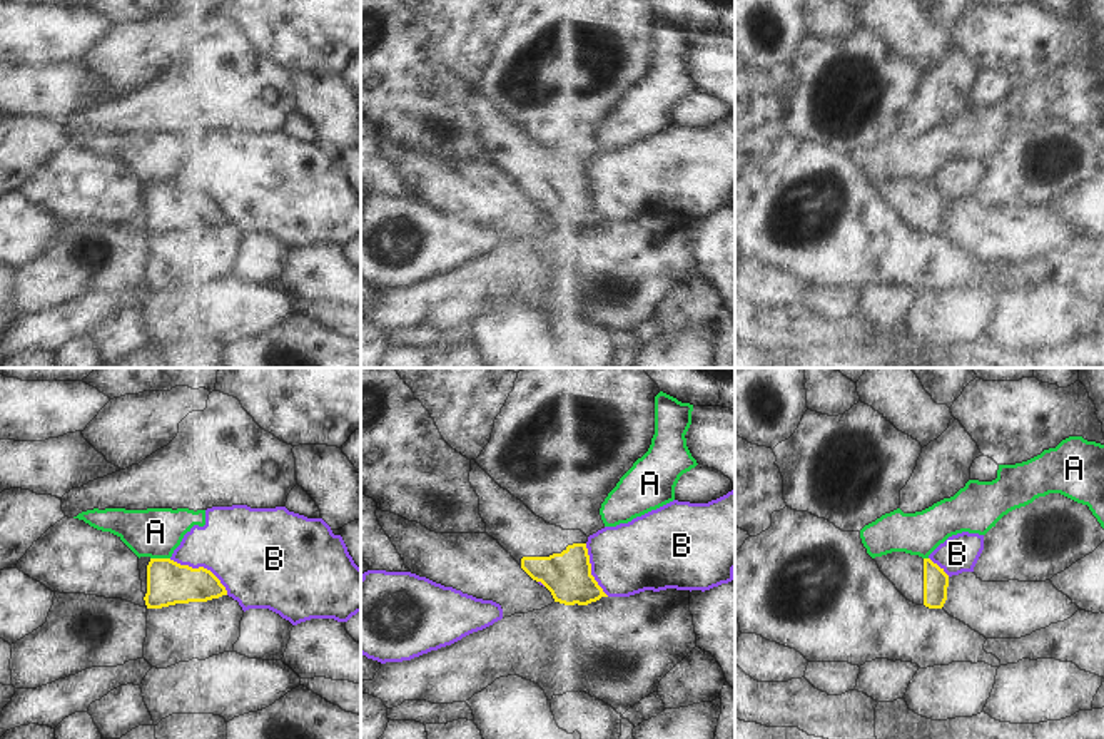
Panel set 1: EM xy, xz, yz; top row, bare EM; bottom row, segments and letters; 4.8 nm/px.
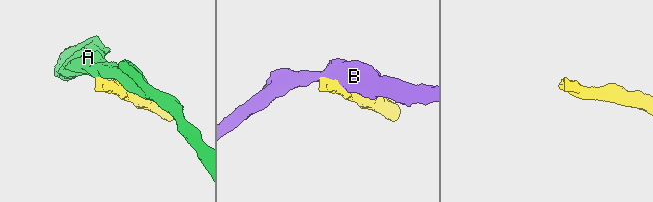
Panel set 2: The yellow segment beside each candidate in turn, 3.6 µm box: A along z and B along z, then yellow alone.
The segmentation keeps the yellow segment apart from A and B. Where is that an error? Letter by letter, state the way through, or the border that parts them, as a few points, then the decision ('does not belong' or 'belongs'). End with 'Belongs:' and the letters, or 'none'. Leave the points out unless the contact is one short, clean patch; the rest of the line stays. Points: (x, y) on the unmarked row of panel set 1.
A: along xy (151, 183), (169, 184) | does not belong
B: does not belong
Belongs: none

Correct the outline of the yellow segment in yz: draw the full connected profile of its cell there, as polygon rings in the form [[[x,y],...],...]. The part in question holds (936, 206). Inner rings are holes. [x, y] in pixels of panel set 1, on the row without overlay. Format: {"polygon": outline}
{"polygon": [[[892,177],[874,184],[880,197],[910,227],[942,234],[947,226],[949,201],[930,184]]]}

